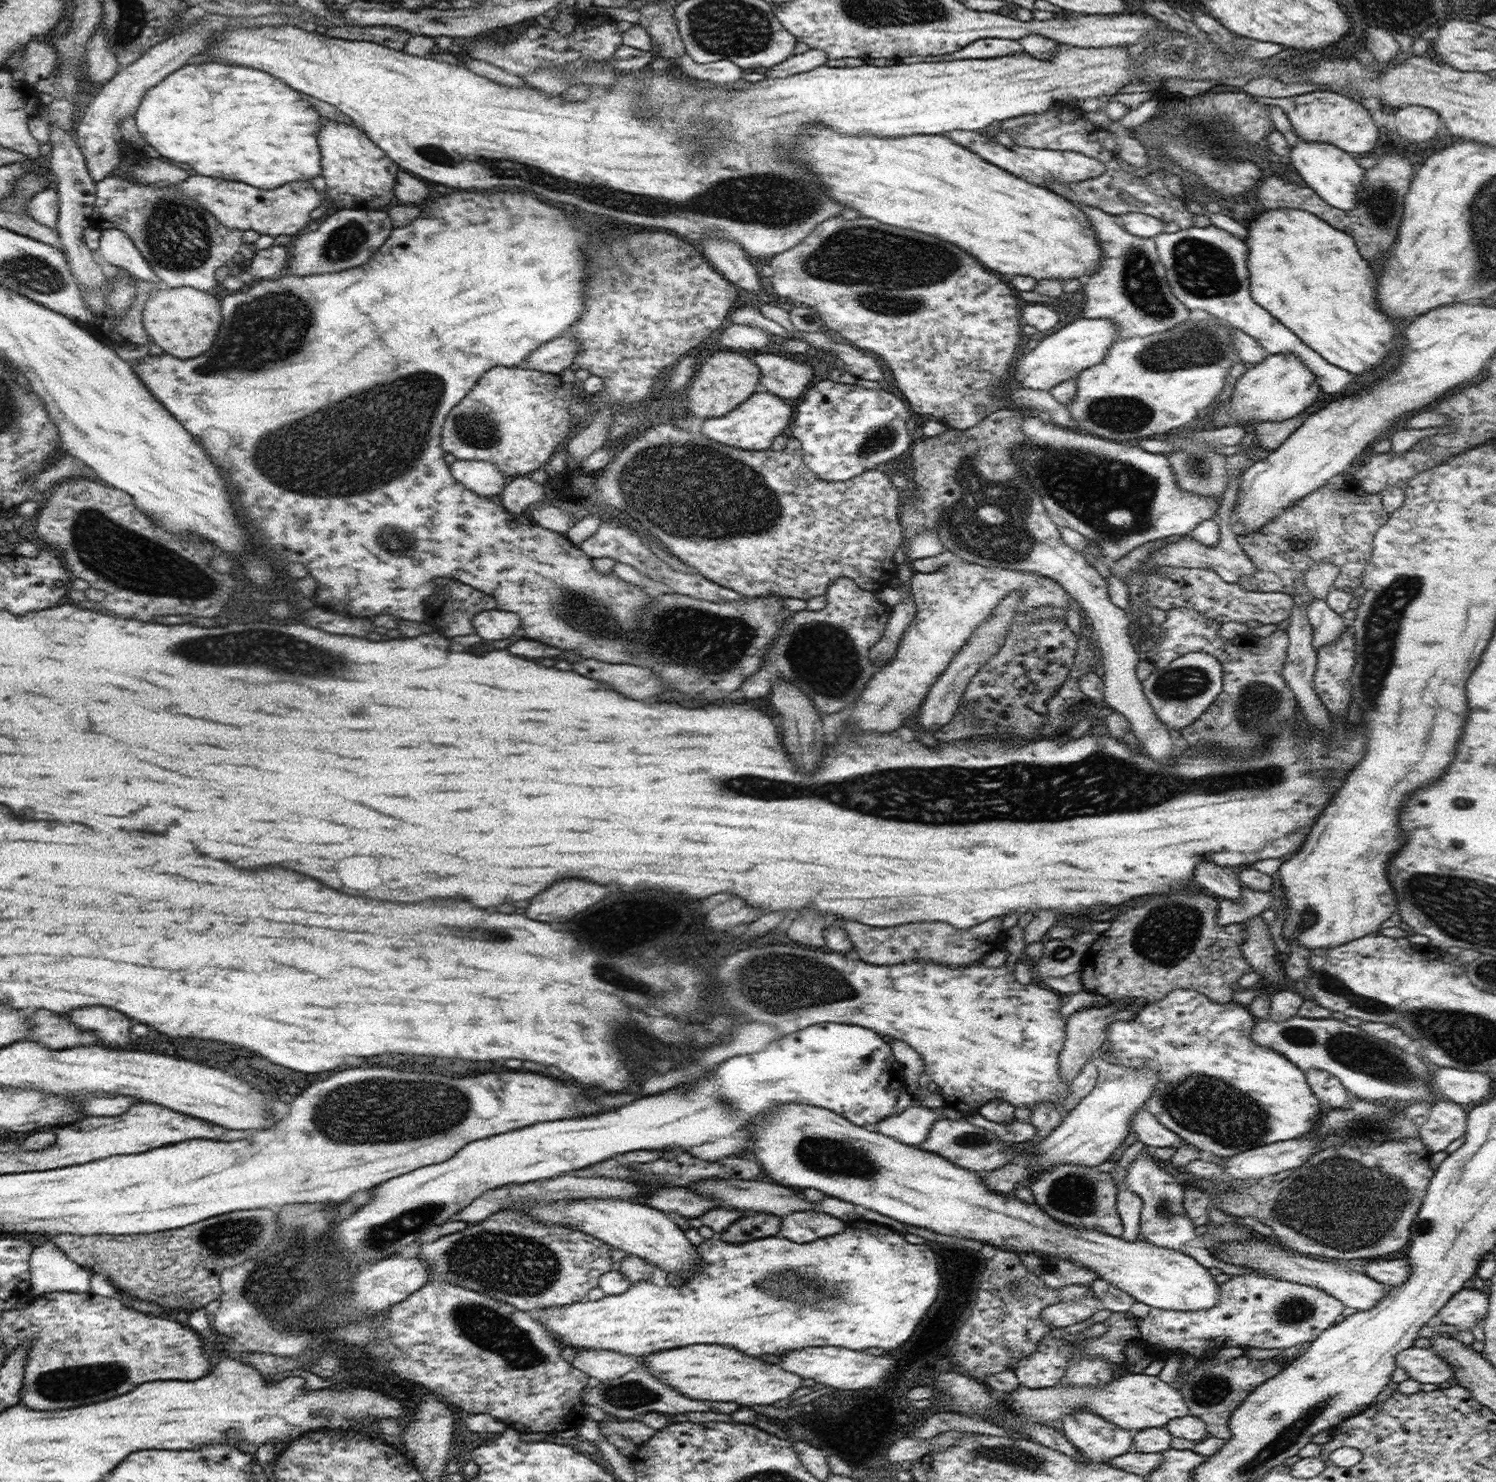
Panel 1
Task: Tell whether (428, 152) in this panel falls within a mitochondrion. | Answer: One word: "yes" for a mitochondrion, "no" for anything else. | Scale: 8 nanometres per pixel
yes

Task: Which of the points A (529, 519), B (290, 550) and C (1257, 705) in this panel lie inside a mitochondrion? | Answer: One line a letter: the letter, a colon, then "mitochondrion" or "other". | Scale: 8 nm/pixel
A: other
B: other
C: mitochondrion

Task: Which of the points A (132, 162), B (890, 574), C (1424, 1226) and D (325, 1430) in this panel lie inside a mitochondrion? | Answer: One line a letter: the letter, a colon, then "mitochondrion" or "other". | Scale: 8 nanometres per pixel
A: other
B: other
C: mitochondrion
D: other

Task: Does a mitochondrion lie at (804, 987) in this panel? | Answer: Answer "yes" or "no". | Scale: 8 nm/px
yes

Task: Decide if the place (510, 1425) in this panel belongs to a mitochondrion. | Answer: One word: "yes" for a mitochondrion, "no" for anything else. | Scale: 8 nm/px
no

